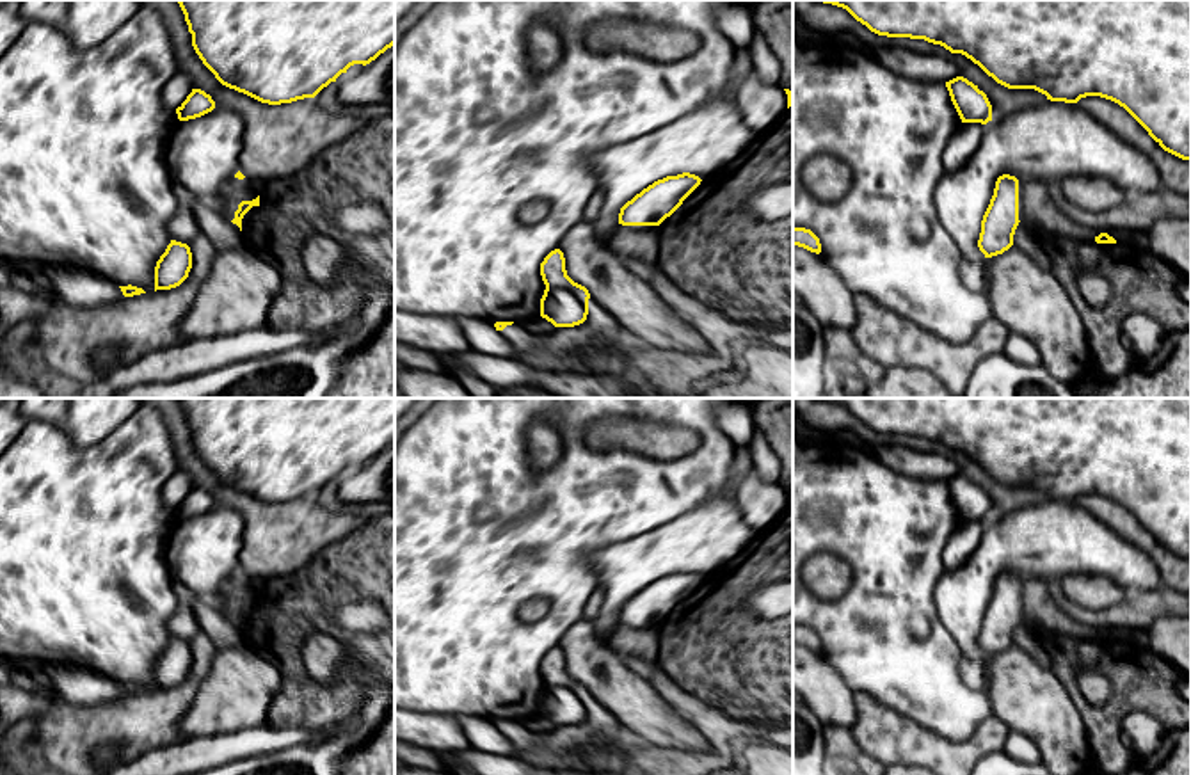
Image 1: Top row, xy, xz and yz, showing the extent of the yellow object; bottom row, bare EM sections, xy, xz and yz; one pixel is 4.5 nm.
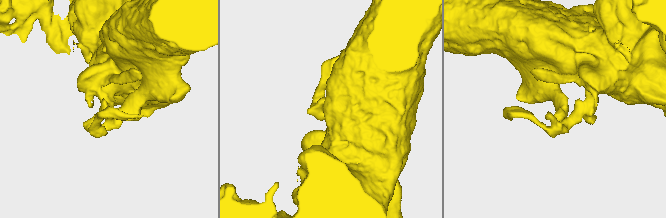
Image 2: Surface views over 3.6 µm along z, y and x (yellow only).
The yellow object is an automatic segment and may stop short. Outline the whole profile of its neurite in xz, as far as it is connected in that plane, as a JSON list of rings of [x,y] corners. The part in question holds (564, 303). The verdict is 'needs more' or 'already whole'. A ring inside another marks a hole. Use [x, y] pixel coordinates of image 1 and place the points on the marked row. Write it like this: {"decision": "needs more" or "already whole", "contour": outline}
{"decision": "already whole", "contour": [[[560,249],[551,251],[540,263],[540,276],[546,284],[540,299],[540,316],[555,327],[574,327],[587,320],[590,293],[574,283],[565,270],[565,258]]]}

